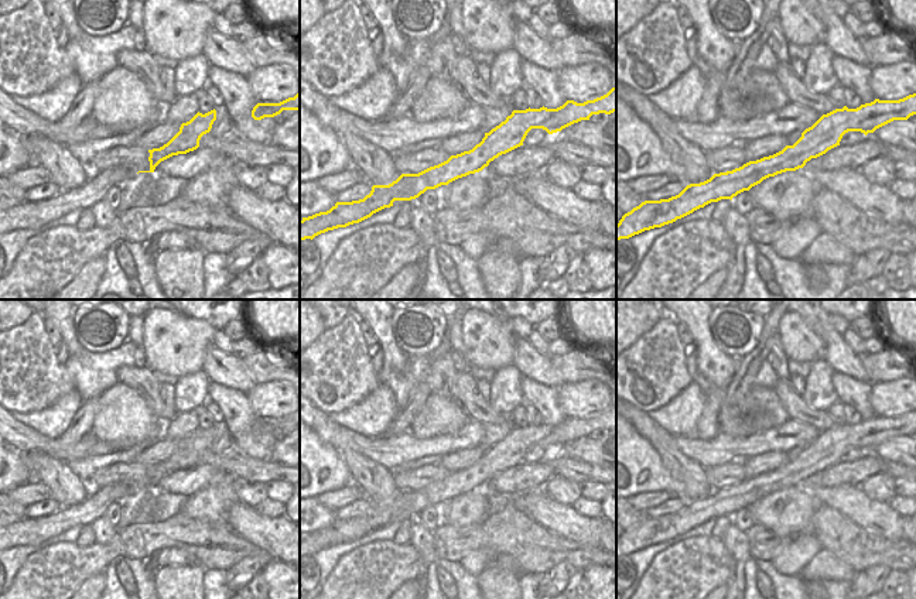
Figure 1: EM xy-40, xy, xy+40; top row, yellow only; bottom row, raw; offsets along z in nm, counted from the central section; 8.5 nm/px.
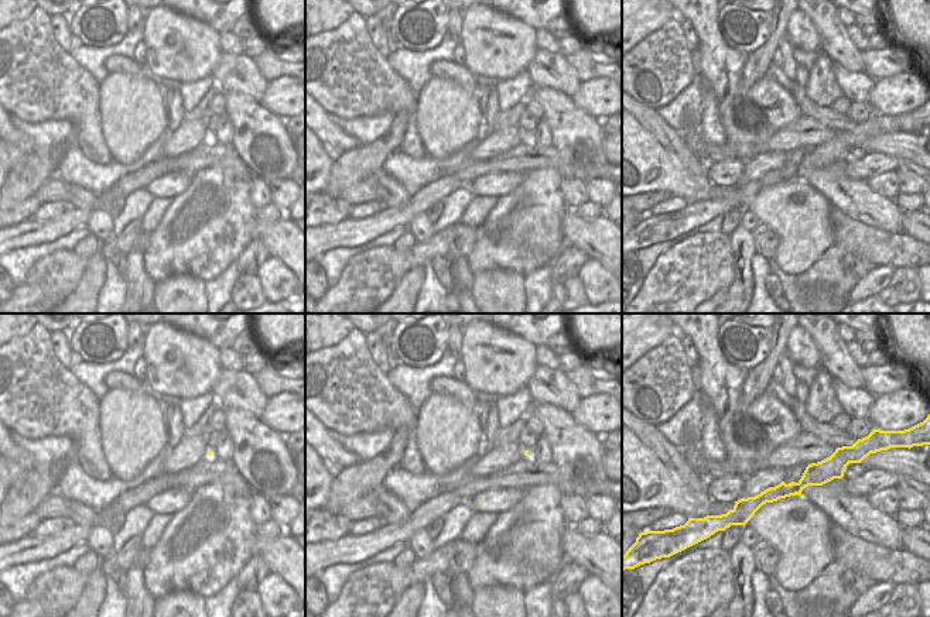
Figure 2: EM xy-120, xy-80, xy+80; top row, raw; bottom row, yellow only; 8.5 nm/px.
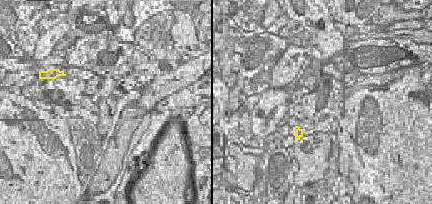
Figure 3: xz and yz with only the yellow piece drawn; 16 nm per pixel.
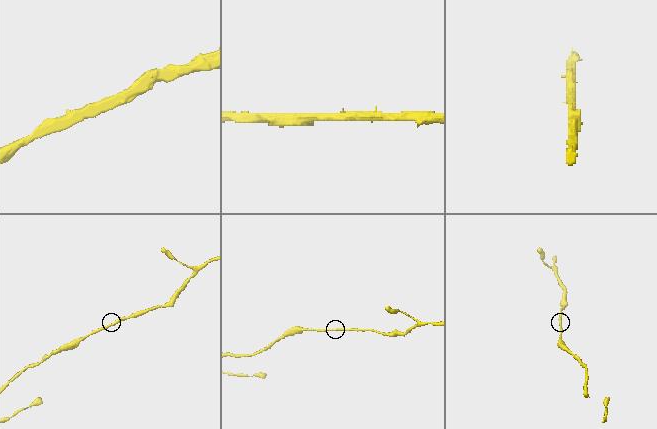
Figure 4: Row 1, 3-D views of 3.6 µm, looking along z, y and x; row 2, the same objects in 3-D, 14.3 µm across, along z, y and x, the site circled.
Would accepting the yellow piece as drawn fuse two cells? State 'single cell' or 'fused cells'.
single cell

